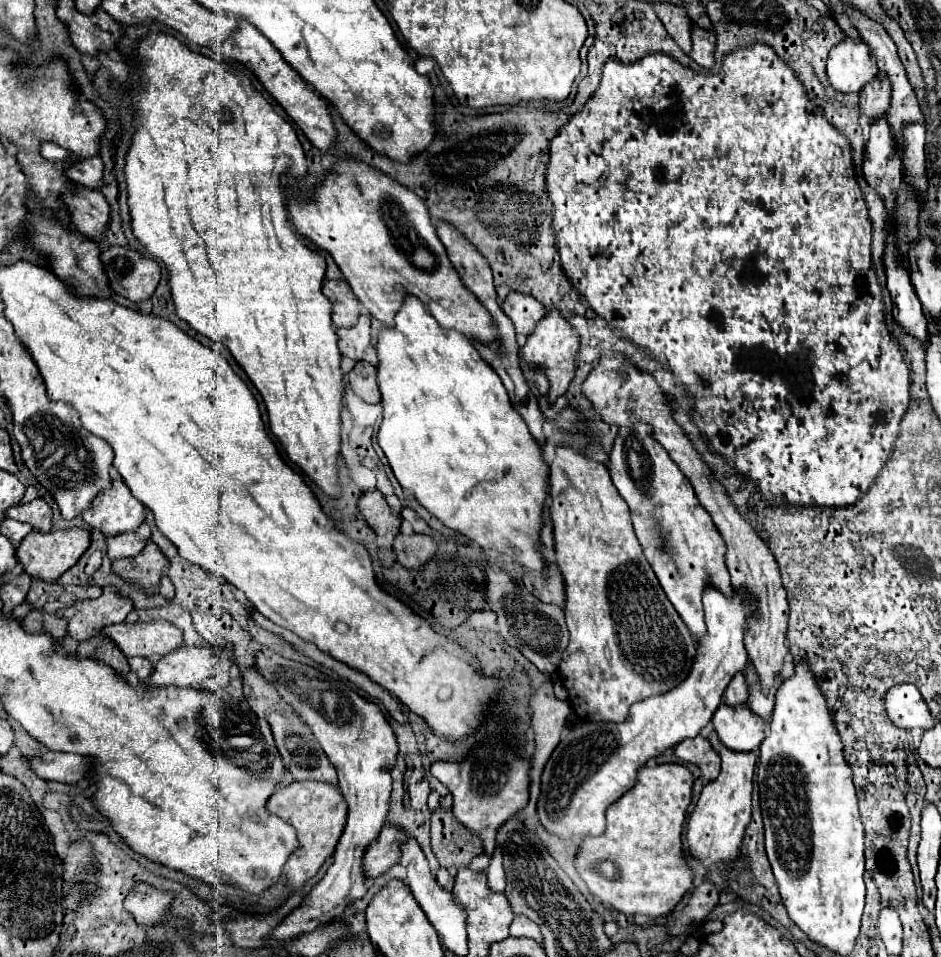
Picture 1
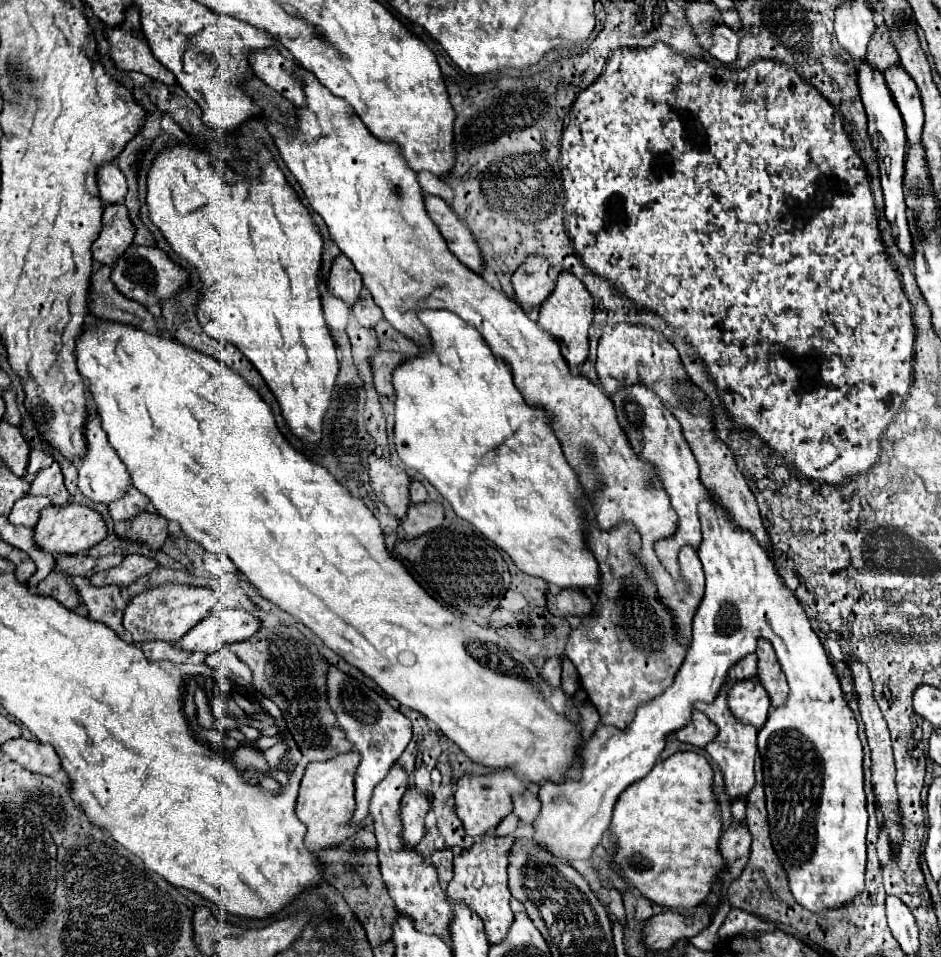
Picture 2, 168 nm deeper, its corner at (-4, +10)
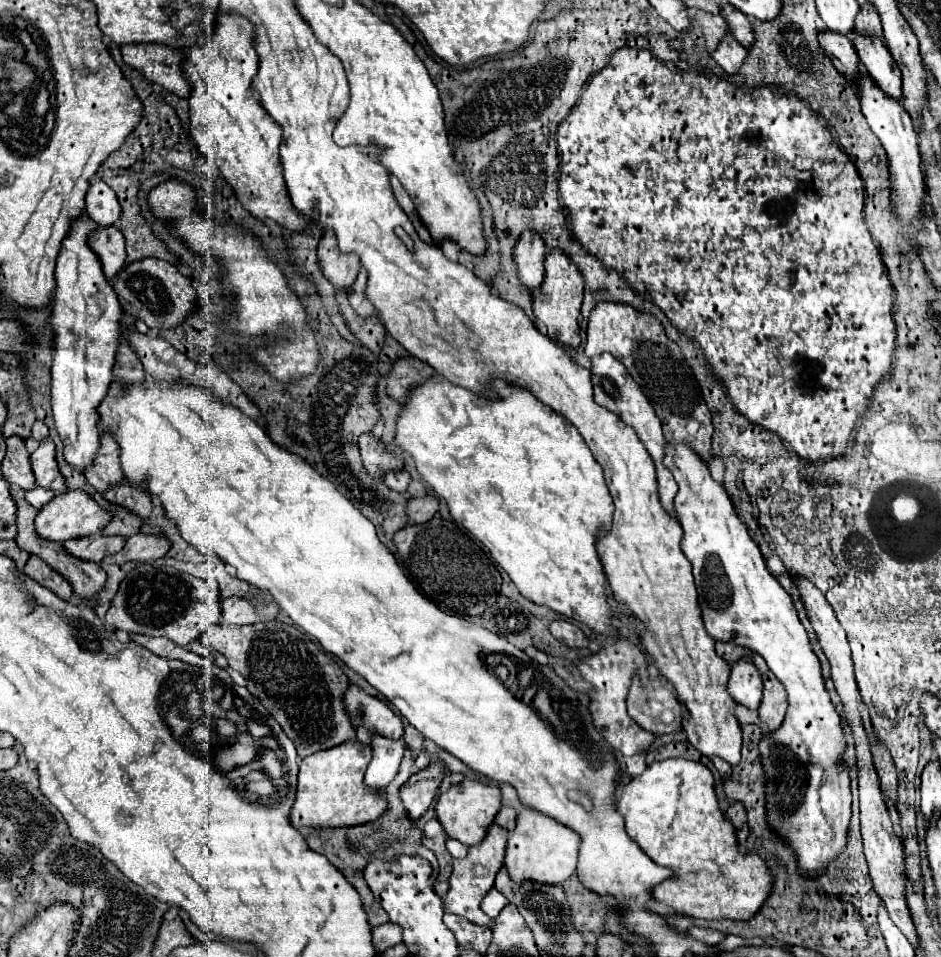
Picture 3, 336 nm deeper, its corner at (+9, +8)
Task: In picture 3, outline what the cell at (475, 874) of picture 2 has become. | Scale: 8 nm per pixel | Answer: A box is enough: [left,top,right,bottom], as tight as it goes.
[442,824,508,928]

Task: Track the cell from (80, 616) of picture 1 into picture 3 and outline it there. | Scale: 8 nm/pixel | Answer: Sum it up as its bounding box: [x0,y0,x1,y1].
[112,534,170,564]

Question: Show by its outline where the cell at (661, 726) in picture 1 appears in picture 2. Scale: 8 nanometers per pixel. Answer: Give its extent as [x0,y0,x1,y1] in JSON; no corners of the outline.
[533,498,867,912]

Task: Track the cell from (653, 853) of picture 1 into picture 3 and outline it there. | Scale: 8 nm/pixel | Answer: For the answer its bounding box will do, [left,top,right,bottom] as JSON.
[616,758,770,920]

